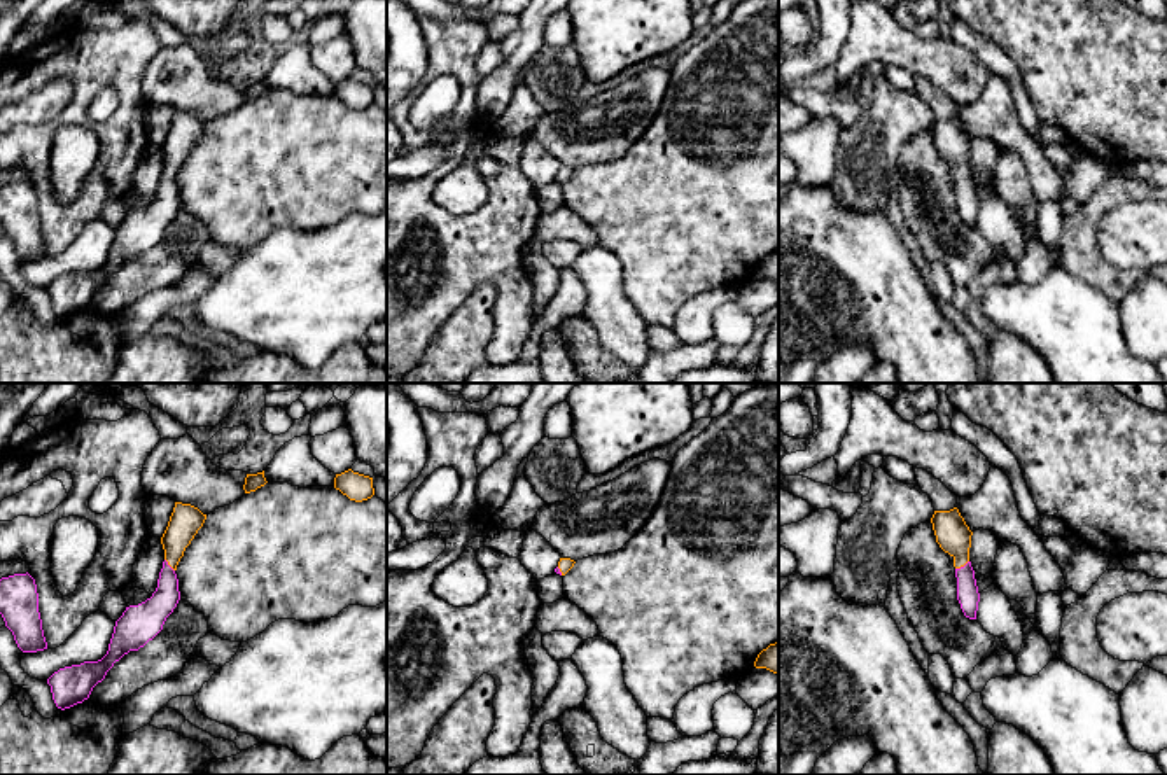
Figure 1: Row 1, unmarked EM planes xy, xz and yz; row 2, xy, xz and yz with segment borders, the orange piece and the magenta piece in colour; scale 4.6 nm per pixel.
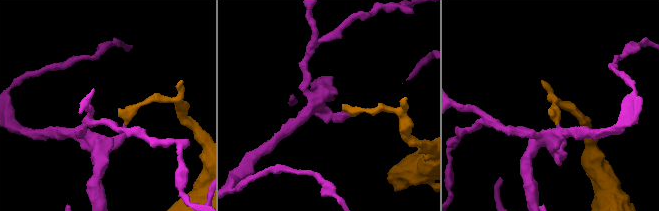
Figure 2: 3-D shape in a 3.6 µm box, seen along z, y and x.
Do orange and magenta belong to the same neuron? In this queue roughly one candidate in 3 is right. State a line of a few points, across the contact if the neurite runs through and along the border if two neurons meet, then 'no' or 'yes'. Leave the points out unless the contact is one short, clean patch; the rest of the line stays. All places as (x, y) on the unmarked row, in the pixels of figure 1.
yz (968, 168), (956, 177) | no

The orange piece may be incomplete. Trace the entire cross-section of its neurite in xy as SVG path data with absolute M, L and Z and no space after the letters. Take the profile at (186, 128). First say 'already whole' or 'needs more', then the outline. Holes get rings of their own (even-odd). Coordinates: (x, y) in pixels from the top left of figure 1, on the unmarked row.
already whole; M175 110L168 135L161 145L164 168L177 178L185 156L191 152L198 138L203 135L206 122L191 112Z

